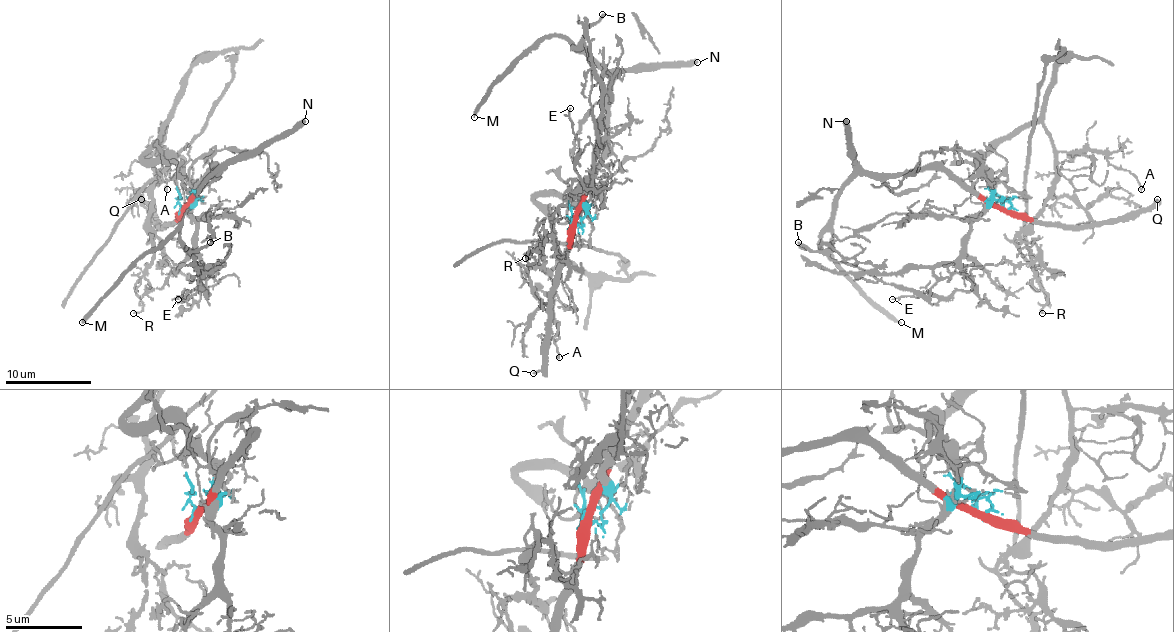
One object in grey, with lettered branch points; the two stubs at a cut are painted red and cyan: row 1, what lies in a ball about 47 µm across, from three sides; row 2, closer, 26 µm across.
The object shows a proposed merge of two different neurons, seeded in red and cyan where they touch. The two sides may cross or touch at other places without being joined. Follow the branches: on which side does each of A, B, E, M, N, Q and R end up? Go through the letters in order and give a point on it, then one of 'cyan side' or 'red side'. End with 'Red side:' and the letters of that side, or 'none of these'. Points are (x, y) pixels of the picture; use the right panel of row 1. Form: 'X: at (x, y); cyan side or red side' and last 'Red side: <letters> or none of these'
A: at (1141, 189); cyan side
B: at (798, 242); red side
E: at (892, 299); cyan side
M: at (901, 322); red side
N: at (846, 121); red side
Q: at (1157, 199); red side
R: at (1042, 313); cyan side
Red side: B, M, N, Q

